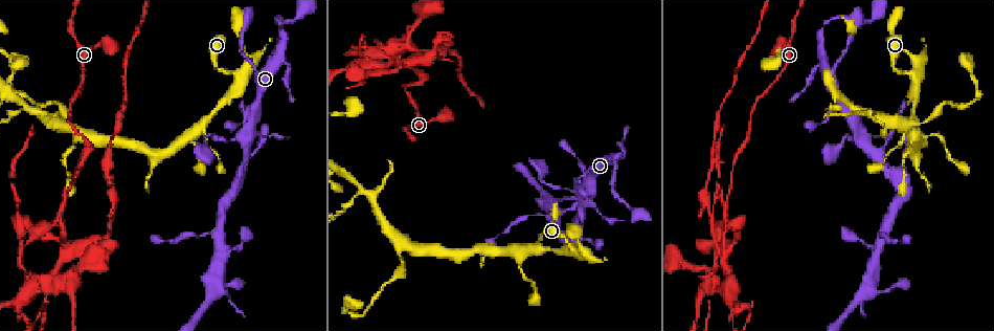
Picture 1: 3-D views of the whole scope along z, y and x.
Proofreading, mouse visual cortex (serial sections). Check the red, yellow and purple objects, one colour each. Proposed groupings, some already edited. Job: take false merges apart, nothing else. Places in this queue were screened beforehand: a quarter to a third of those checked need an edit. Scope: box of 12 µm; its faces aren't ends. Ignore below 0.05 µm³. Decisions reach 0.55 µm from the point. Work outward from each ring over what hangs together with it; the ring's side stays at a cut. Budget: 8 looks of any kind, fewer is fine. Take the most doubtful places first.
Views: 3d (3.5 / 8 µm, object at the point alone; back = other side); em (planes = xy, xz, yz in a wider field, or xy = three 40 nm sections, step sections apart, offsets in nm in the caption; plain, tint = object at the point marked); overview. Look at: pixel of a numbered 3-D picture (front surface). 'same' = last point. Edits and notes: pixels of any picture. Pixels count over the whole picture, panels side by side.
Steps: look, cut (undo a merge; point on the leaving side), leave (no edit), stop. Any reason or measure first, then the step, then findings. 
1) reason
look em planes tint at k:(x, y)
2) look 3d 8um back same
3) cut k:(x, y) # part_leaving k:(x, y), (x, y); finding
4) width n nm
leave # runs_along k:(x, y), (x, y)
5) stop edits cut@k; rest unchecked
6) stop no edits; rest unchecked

narrows sharply
look 3d 8um at 1:(239, 174)

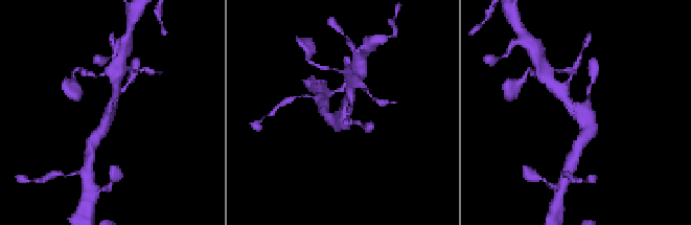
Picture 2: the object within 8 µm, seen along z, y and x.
zoom in
look 3d 3.5um at 2:(110, 110)

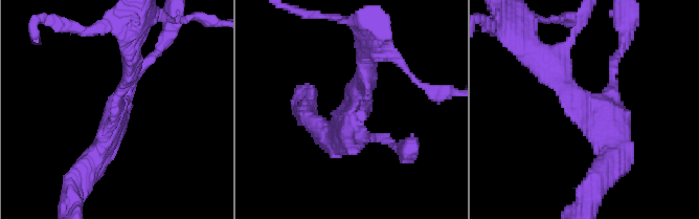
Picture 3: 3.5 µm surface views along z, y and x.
leave # runs_along 3:(544, 62), (611, 130), (611, 165); one cell here

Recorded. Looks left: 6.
three-way junction
look 3d 3.5um at 1:(546, 196)

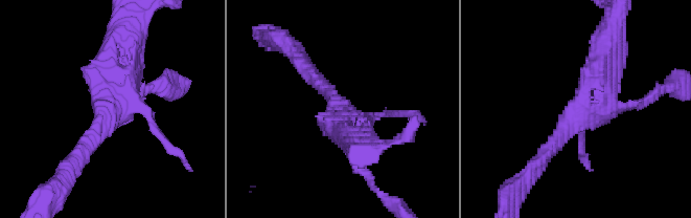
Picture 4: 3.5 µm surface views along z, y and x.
look em planes tint at 4:(346, 114)

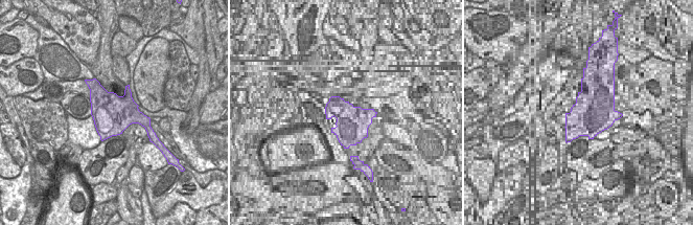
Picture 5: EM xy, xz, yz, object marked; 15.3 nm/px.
cut it another way
look em xy step 2 tint same

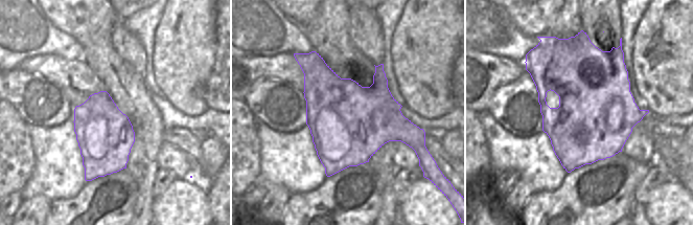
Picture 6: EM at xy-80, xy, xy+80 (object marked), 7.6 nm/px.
leave # runs_along 4:(611, 31), (598, 99), (555, 144); all the same cell

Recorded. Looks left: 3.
a narrow waist
look 3d 3.5um at 1:(406, 64)

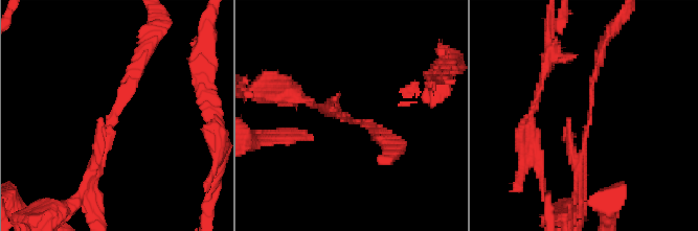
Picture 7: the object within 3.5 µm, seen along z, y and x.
shape alone is not enough
look em xy step 2 tint at 7:(357, 121)

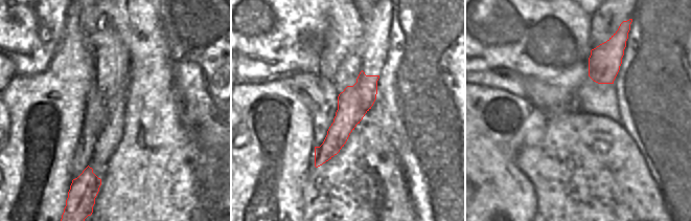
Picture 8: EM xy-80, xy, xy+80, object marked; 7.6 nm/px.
cut it another way
look em xy step 5 tint same

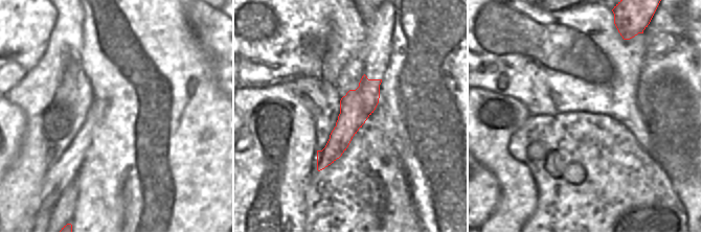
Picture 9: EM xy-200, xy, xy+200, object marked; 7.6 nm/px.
leave # runs_along 9:(378, 82), (319, 167); all the same cell

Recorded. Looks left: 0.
stop no edits; rest unchecked

